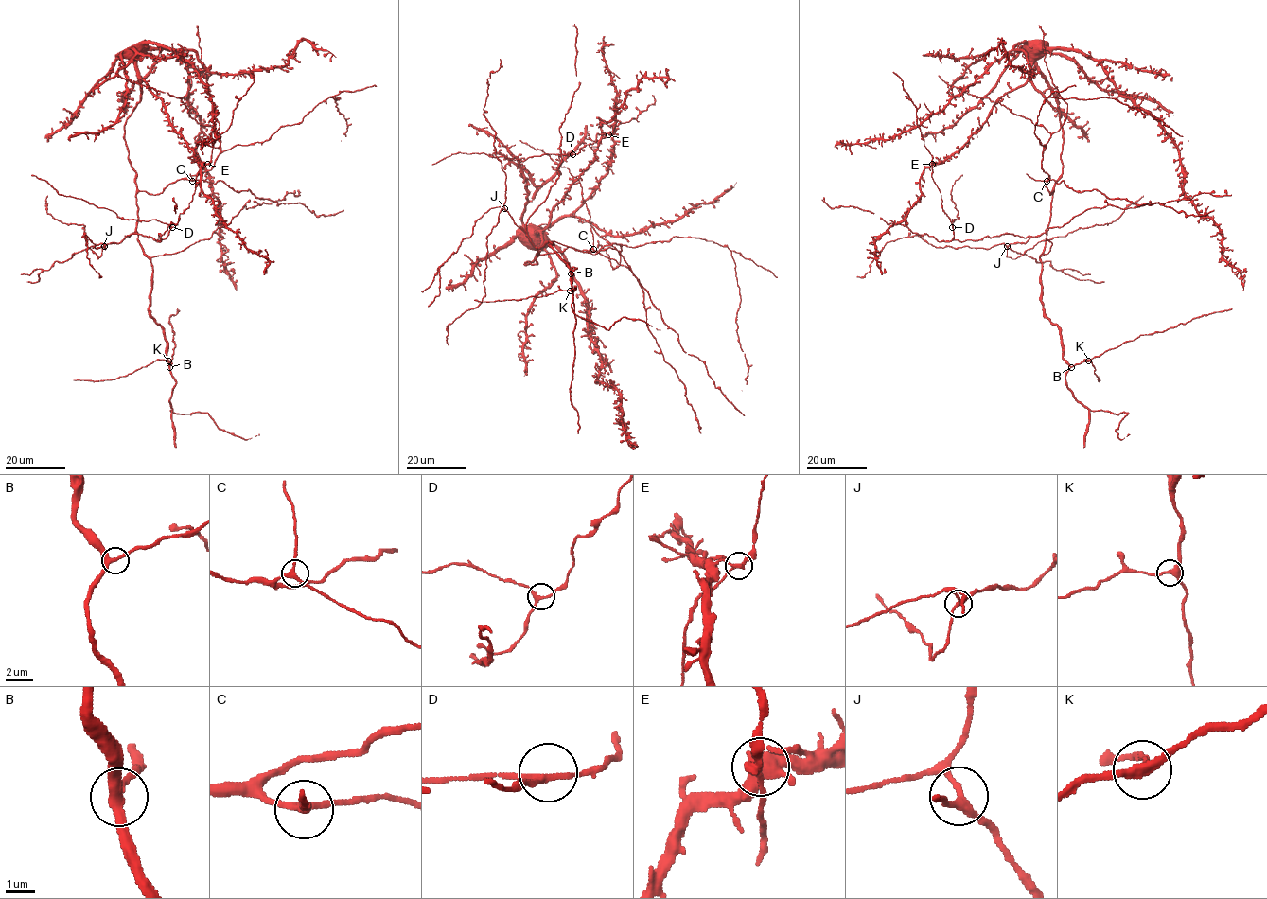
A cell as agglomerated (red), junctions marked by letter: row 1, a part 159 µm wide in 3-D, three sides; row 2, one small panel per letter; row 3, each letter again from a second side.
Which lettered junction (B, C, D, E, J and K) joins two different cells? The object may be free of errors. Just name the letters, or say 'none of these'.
none of these

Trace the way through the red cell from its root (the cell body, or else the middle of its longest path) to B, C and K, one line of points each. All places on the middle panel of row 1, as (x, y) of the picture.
B: (528, 264), (536, 264), (536, 249), (550, 241), (553, 243), (551, 248), (567, 264), (571, 273)
C: (528, 264), (536, 264), (536, 257), (541, 254), (562, 252), (568, 247), (578, 250), (593, 249)
K: (528, 264), (536, 264), (536, 249), (547, 241), (552, 242), (551, 248), (570, 270), (570, 290)

